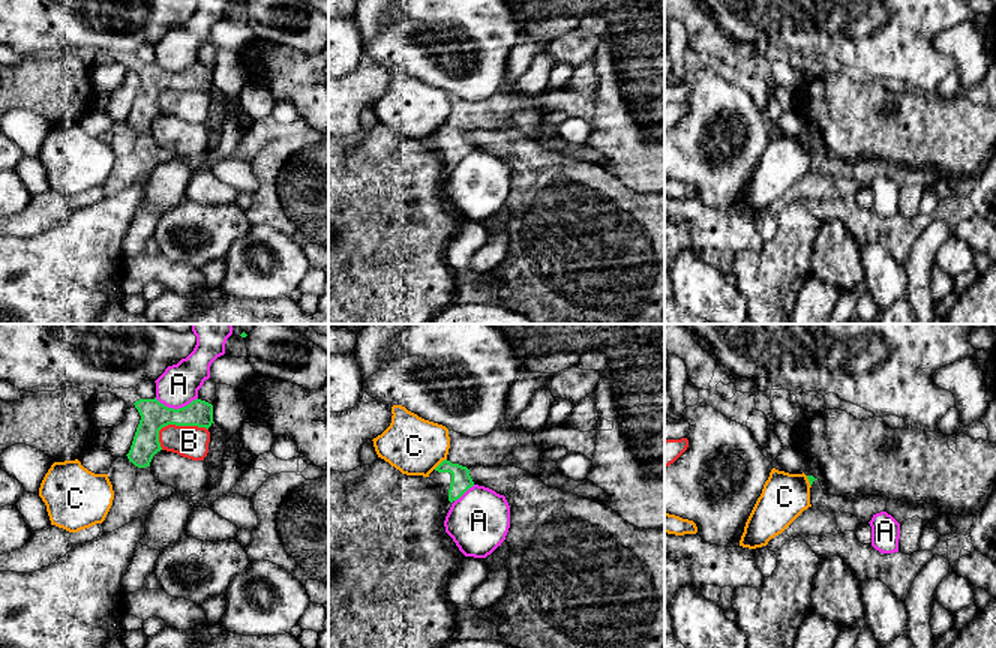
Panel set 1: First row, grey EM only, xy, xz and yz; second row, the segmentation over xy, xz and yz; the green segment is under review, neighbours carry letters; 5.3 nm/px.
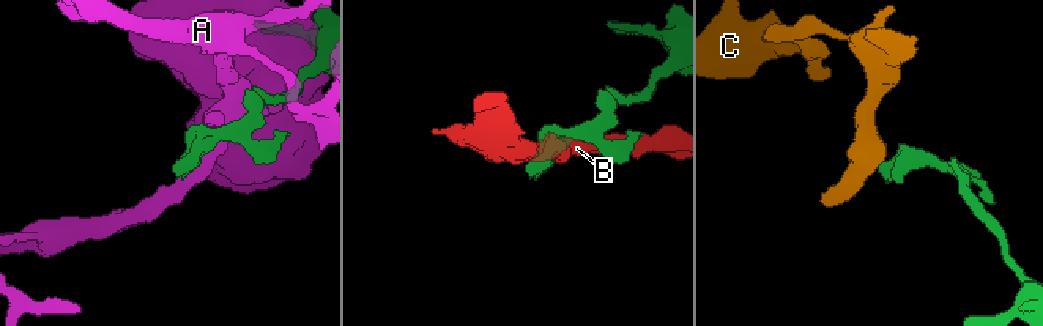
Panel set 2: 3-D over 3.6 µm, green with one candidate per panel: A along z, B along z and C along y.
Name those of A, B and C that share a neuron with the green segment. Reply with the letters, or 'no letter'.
no letter

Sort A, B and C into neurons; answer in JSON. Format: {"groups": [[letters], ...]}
{"groups": [["A"], ["B"], ["C"]]}

